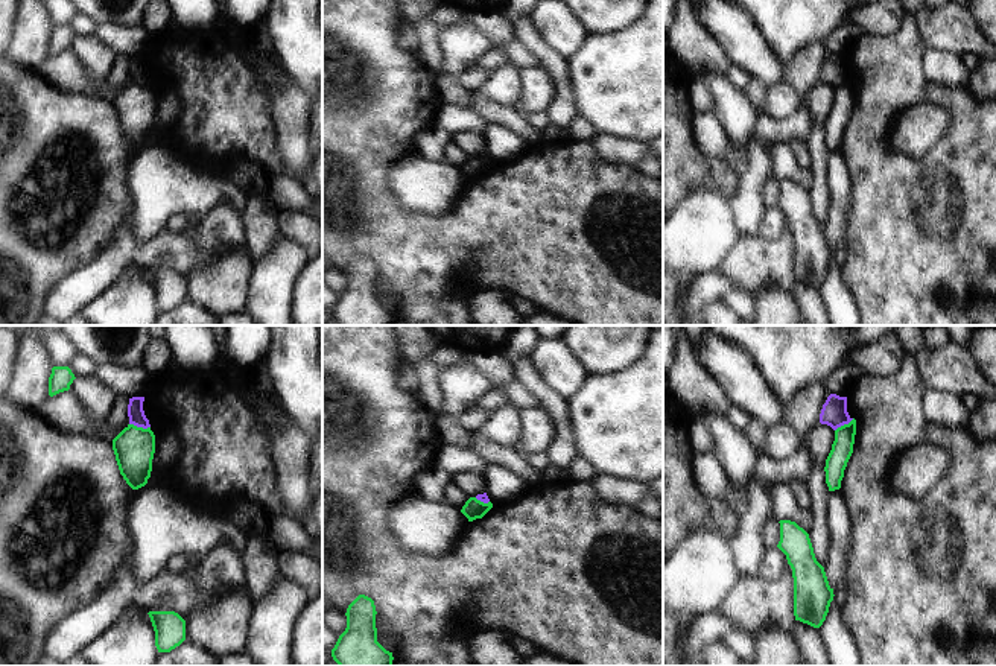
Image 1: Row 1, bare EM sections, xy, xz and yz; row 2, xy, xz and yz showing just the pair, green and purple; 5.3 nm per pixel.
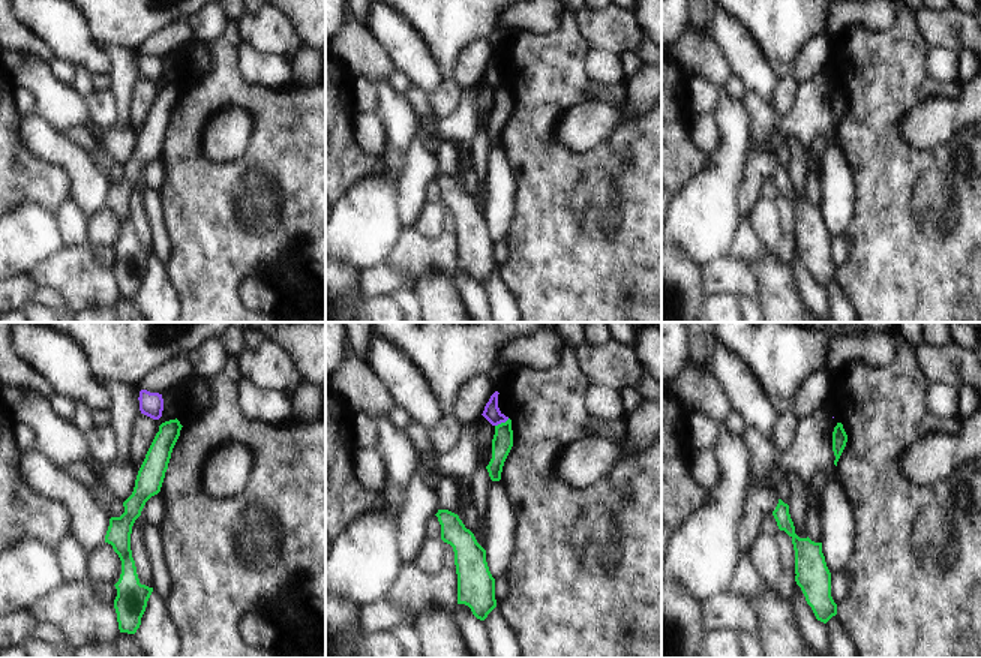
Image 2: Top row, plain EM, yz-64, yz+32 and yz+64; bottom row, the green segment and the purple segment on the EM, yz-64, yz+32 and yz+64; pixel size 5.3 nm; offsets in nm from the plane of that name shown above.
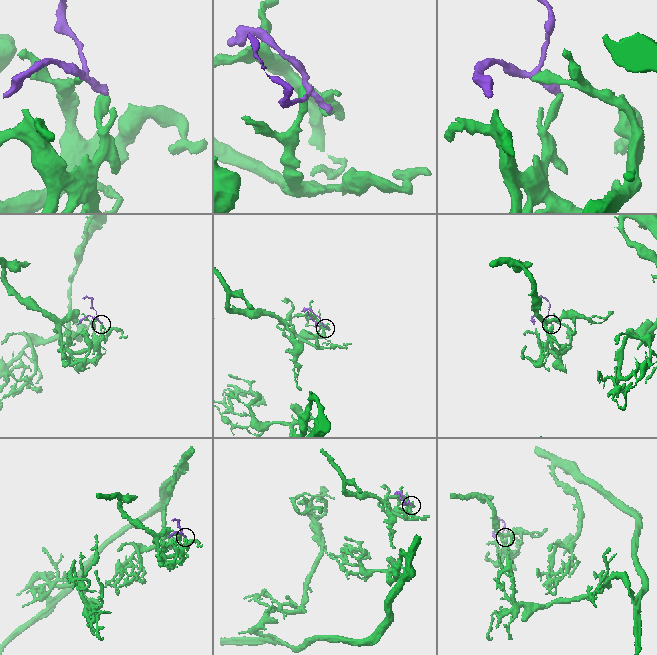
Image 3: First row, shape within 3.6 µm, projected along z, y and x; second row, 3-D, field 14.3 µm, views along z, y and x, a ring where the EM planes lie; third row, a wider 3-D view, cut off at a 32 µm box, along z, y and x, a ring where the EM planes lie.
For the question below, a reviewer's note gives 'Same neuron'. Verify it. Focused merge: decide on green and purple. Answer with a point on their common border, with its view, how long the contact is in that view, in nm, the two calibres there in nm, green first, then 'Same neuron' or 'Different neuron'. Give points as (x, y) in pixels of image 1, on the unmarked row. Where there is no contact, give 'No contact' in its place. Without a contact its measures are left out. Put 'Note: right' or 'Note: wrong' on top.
Note: wrong
Touches green at xy (140, 87). Shared border 110 nm. Thickness 220 nm (green) against 90 nm. Different neuron

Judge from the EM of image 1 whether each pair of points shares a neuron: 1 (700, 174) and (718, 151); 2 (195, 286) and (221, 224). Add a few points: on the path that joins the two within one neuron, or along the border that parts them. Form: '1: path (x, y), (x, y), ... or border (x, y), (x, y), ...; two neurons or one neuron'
1: border (692, 128), (695, 146), (704, 155), (726, 163); two neurons
2: border (237, 251), (213, 256), (183, 277); two neurons

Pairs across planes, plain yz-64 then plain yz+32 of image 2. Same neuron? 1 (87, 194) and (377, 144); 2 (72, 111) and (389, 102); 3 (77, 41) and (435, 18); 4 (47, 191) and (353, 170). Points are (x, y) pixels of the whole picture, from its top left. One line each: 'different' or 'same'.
1: same
2: same
3: different
4: same

